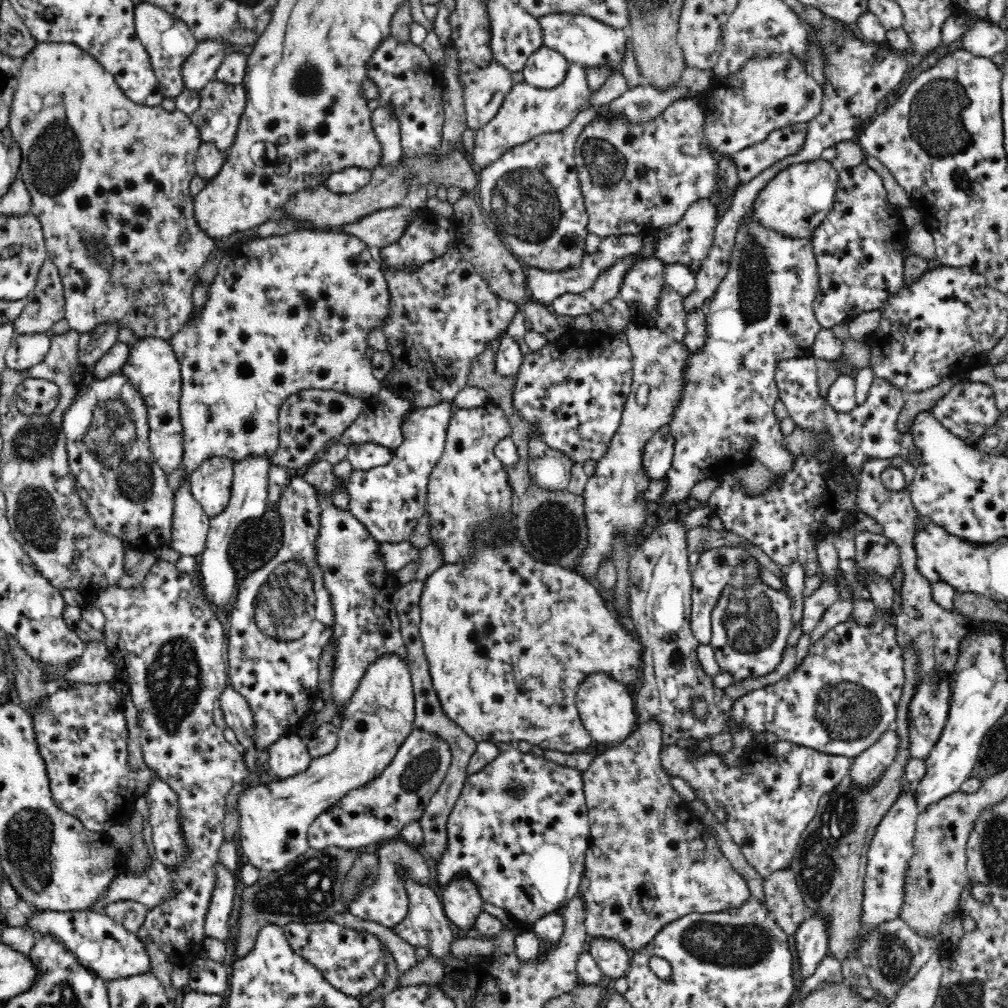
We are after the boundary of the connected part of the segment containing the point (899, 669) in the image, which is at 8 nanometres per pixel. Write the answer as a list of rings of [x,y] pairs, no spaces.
[[[876,608],[875,620],[871,623],[862,624],[854,615],[850,615],[844,622],[835,624],[820,640],[810,644],[802,662],[782,680],[734,700],[725,732],[734,736],[747,731],[753,737],[770,732],[778,736],[778,741],[788,741],[826,754],[855,758],[896,723],[904,688],[905,650],[898,643],[895,617]]]

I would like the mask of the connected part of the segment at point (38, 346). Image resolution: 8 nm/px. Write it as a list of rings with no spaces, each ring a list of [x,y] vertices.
[[[46,333],[22,334],[13,338],[13,346],[6,352],[8,369],[24,371],[46,359],[51,338]]]

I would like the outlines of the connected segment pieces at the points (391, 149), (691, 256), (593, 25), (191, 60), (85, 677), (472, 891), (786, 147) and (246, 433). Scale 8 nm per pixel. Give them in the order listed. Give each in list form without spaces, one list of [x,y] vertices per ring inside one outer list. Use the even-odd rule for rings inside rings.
[[[392,103],[376,105],[373,108],[372,120],[374,131],[385,148],[384,161],[380,164],[396,164],[404,156],[401,148],[400,117]]]
[[[709,200],[692,201],[673,225],[662,225],[654,230],[653,254],[664,264],[678,261],[691,268],[695,273],[702,270],[704,260],[708,258],[714,244],[714,234],[719,221],[717,207]]]
[[[549,12],[537,18],[542,30],[543,45],[564,55],[568,62],[580,63],[594,70],[605,66],[608,74],[622,67],[627,37],[622,29],[616,29],[585,13]]]
[[[212,40],[200,41],[195,51],[182,63],[180,72],[185,88],[191,91],[202,90],[214,75],[228,44]]]
[[[90,642],[86,644],[80,656],[80,664],[64,671],[59,678],[67,682],[86,681],[86,683],[98,681],[114,681],[117,679],[114,661],[106,644],[102,642]]]
[[[457,879],[439,893],[447,920],[457,935],[464,937],[474,929],[478,916],[483,912],[484,900],[478,889],[467,879]]]
[[[792,123],[770,131],[759,143],[734,154],[735,168],[742,183],[798,154],[804,146],[808,123]]]
[[[300,230],[285,235],[256,238],[252,242],[245,243],[240,248],[233,248],[232,251],[223,254],[221,262],[218,263],[217,271],[218,274],[214,276],[214,280],[211,282],[210,298],[208,298],[204,310],[192,312],[190,320],[186,322],[182,330],[168,340],[168,343],[173,345],[174,351],[177,352],[183,377],[180,416],[184,432],[184,458],[182,458],[181,466],[186,469],[186,478],[184,478],[180,488],[175,491],[170,547],[181,555],[186,554],[186,556],[196,556],[204,550],[209,527],[209,516],[204,514],[200,504],[194,500],[192,492],[190,492],[187,478],[191,470],[198,468],[203,460],[218,456],[224,456],[235,462],[242,462],[246,458],[273,461],[274,454],[278,452],[278,446],[280,446],[279,410],[288,399],[288,396],[292,396],[302,390],[334,390],[345,396],[366,400],[373,395],[377,395],[382,389],[381,381],[373,374],[371,360],[366,358],[366,350],[368,350],[369,346],[367,343],[369,334],[379,332],[379,324],[387,313],[389,295],[384,275],[381,273],[377,263],[376,252],[358,237],[336,231]],[[310,318],[316,318],[320,324],[318,330],[306,326],[306,322],[309,322]]]

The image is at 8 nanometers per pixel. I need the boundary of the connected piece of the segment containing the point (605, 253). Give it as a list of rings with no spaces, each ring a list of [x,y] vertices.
[[[625,234],[609,236],[601,240],[596,251],[586,254],[585,259],[582,260],[582,264],[578,268],[570,268],[570,270],[558,272],[543,271],[532,267],[526,268],[525,286],[530,298],[544,305],[548,305],[555,298],[563,294],[580,294],[588,290],[606,268],[612,268],[622,258],[626,258],[630,254],[640,254],[640,252],[644,252],[644,237],[642,235]]]

